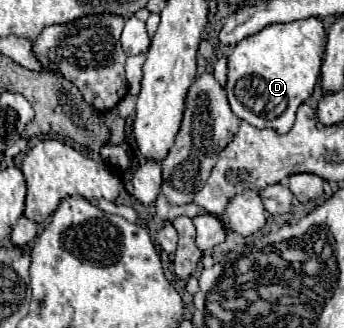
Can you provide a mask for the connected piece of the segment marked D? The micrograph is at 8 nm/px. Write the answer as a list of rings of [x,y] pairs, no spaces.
[[[307,17],[291,23],[267,25],[263,31],[239,41],[229,55],[227,97],[233,113],[255,125],[287,133],[295,121],[297,107],[307,101],[317,85],[323,59],[325,27],[321,19]]]

